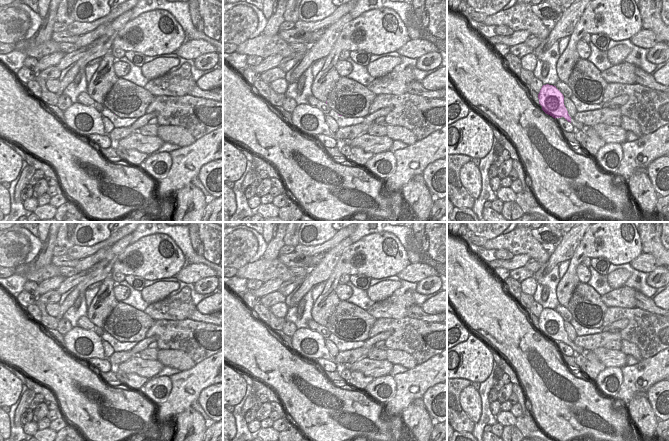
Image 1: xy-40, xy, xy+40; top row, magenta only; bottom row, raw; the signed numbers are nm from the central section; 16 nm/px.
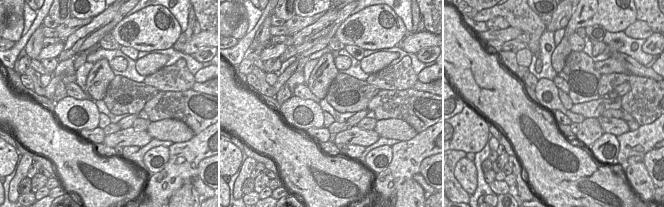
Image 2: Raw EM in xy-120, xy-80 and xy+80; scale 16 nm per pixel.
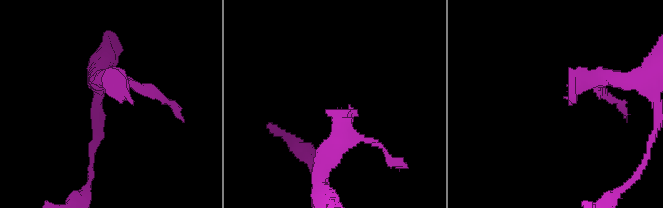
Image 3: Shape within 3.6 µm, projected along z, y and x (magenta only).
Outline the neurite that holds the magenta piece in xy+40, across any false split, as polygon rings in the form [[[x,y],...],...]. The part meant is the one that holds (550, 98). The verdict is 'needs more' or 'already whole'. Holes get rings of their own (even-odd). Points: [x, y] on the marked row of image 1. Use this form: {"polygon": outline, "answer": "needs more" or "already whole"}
{"polygon": [[[543,85],[538,94],[539,104],[541,109],[534,104],[528,104],[527,110],[521,116],[523,127],[536,123],[536,119],[540,123],[538,127],[542,131],[544,138],[551,139],[553,143],[558,140],[565,139],[559,128],[556,118],[564,117],[571,123],[571,117],[564,105],[563,94],[553,85]]], "answer": "needs more"}

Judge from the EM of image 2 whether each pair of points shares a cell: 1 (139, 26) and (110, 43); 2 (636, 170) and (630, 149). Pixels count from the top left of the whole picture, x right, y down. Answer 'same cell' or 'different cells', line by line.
1: different cells
2: different cells

